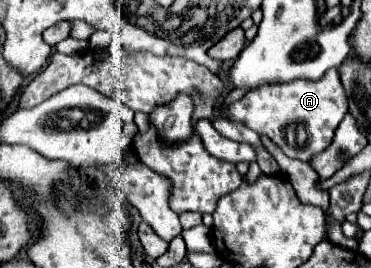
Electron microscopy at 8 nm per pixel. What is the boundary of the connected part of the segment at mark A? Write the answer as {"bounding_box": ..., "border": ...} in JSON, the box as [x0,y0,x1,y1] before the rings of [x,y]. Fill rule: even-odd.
{"bounding_box":[228,69,348,161],"border":[[[330,69],[320,81],[300,79],[300,81],[262,85],[260,89],[252,89],[240,101],[236,101],[228,107],[228,119],[242,121],[252,131],[256,131],[260,135],[268,135],[284,151],[284,155],[288,155],[292,159],[300,159],[300,161],[310,161],[316,153],[324,151],[330,145],[334,131],[340,125],[340,121],[344,119],[346,111],[348,111],[348,97],[346,97],[342,81],[338,77],[338,69]]]}

